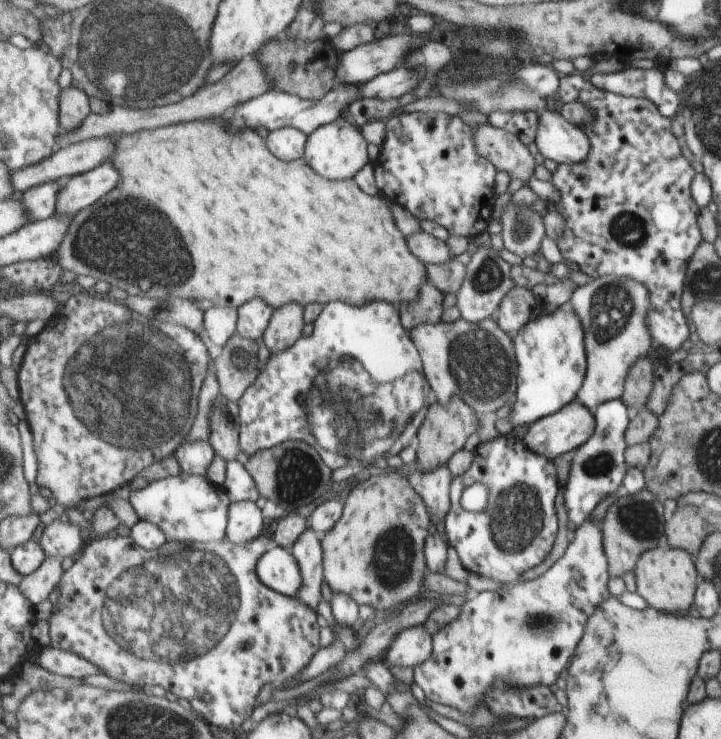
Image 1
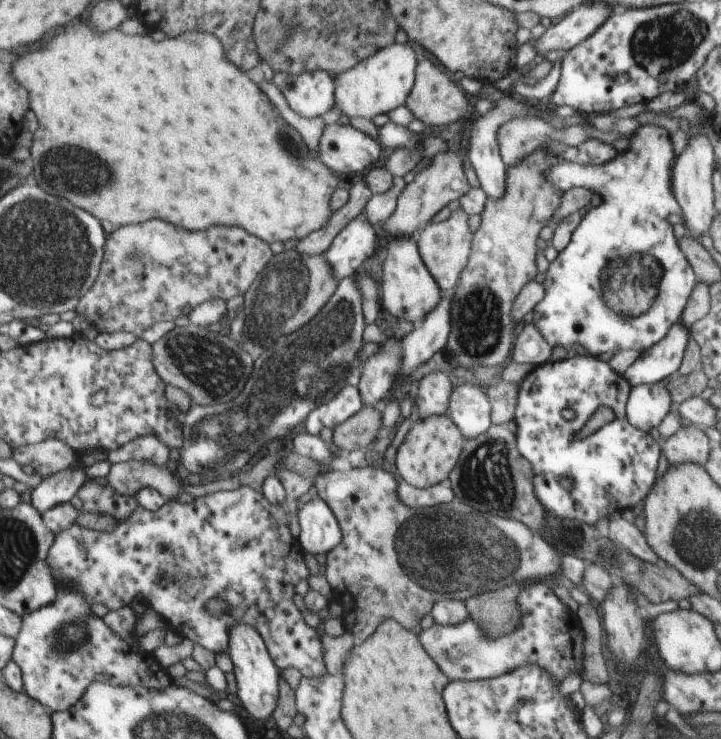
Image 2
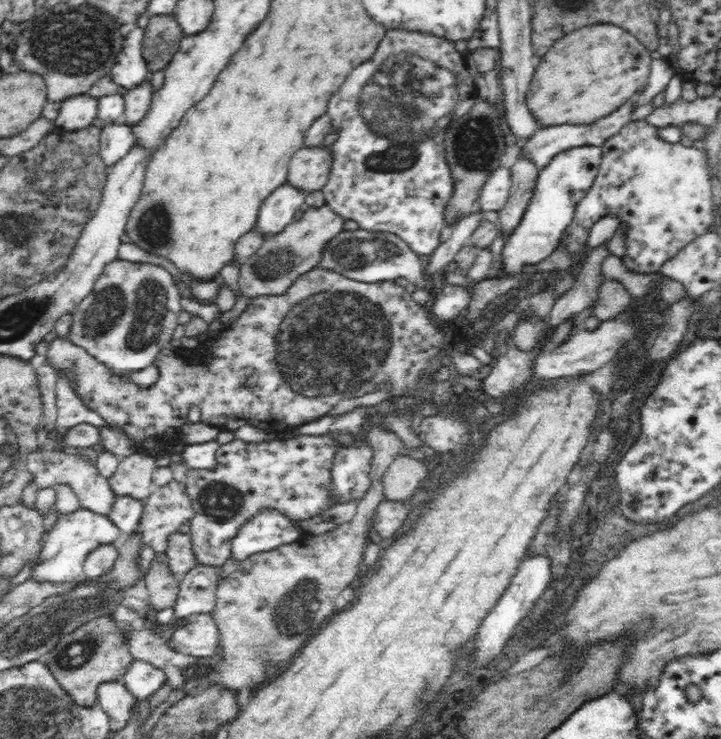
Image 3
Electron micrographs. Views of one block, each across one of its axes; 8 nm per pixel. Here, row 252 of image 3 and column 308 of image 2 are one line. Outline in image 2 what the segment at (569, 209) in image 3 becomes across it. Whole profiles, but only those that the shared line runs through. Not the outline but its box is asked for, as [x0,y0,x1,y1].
[297,495,343,554]

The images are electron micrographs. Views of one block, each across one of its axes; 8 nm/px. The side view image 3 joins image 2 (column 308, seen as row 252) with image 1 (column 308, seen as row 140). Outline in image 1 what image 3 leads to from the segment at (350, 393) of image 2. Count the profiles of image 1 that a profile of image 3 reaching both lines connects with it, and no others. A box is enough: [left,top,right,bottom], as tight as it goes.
[238,300,428,471]

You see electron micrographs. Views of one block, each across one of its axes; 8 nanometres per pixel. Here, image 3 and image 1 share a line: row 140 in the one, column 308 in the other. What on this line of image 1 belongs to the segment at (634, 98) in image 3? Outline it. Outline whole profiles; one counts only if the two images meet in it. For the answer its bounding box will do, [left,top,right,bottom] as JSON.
[292,527,324,609]

